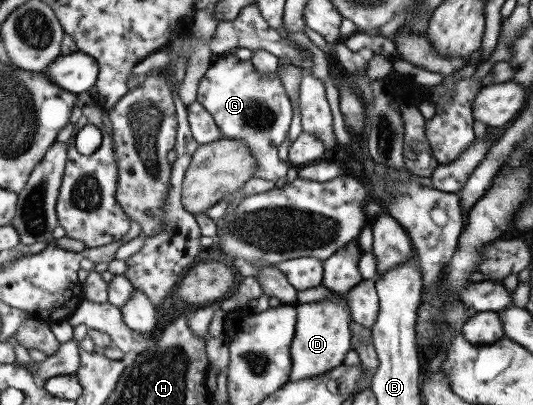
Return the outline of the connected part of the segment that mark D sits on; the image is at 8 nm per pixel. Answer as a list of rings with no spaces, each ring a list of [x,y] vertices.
[[[330,291],[328,299],[314,301],[309,303],[295,303],[296,307],[296,324],[294,324],[294,335],[290,342],[290,373],[288,380],[304,379],[320,374],[324,374],[332,368],[343,364],[344,355],[350,351],[350,310],[346,302],[345,294],[338,294]]]

